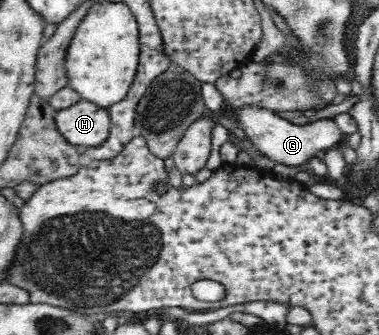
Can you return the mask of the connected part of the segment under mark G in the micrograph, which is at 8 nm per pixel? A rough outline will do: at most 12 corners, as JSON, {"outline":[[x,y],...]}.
{"outline":[[239,110],[239,126],[281,166],[303,166],[339,145],[331,119],[295,125],[273,111]]}

